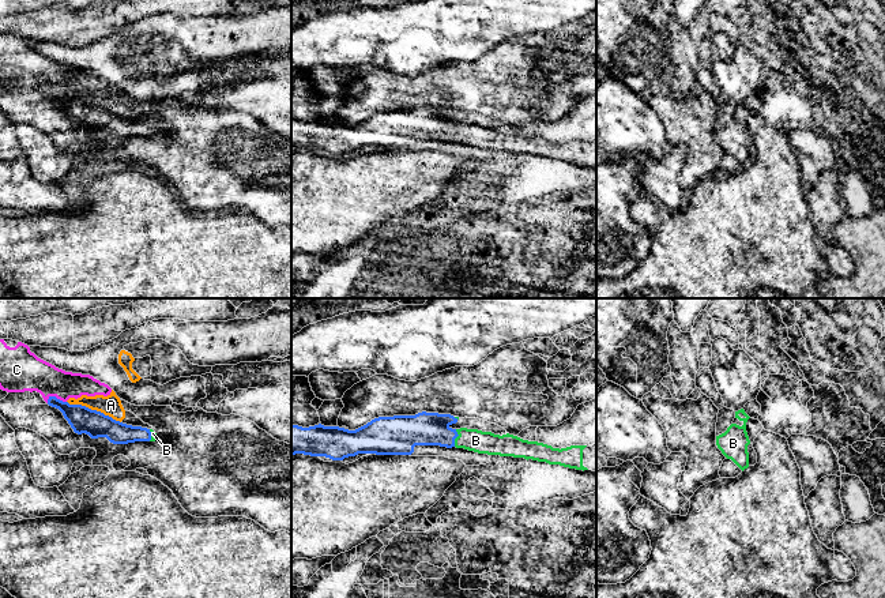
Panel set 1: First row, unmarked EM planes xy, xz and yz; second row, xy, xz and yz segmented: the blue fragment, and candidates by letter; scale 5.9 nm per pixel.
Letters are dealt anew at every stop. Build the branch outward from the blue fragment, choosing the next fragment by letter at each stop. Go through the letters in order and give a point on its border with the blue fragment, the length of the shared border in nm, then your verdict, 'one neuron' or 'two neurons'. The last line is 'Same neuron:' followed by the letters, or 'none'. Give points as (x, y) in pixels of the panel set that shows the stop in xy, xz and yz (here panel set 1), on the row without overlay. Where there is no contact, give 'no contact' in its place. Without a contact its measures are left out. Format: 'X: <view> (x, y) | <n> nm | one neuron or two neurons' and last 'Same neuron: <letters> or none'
A: xy (94, 105) | 340 nm | two neurons
B: xz (455, 132) | 110 nm | one neuron
C: xy (55, 91) | 120 nm | two neurons
Same neuron: B

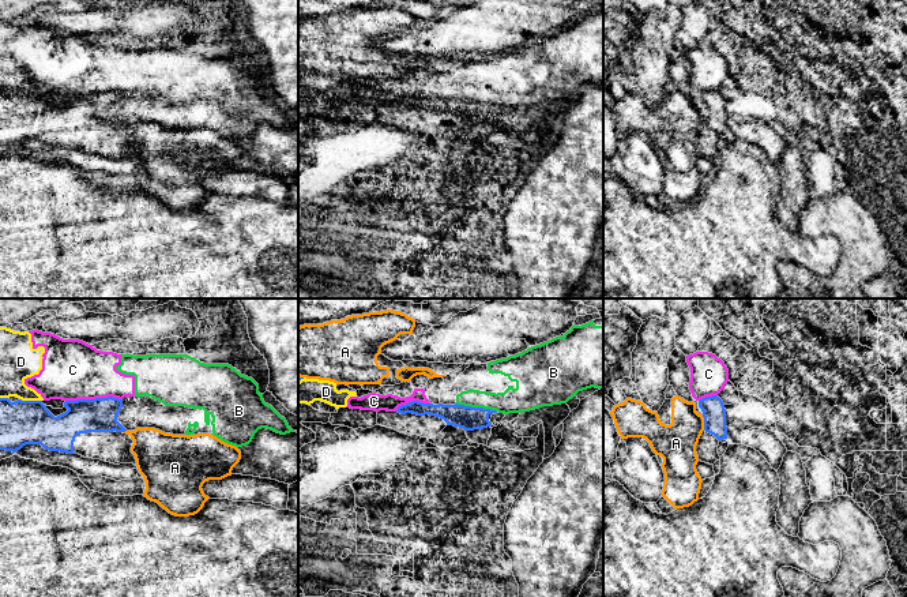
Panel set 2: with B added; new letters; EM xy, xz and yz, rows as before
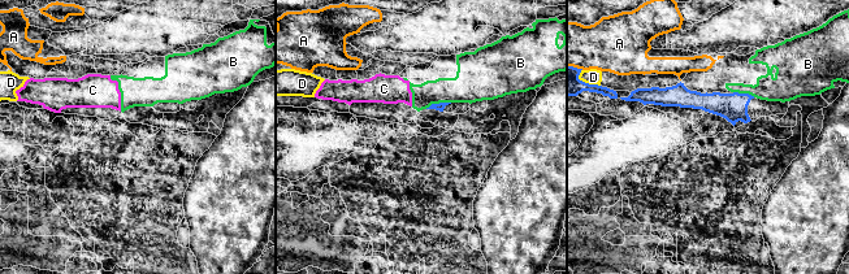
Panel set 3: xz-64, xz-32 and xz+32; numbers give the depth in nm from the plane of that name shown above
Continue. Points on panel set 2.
A: yz (704, 117) | 100 nm | two neurons
B: xz (477, 102) | 240 nm | two neurons
C: xy (93, 94) | 340 nm | two neurons
D: xy (30, 96) | 140 nm | two neurons
Same neuron: none

